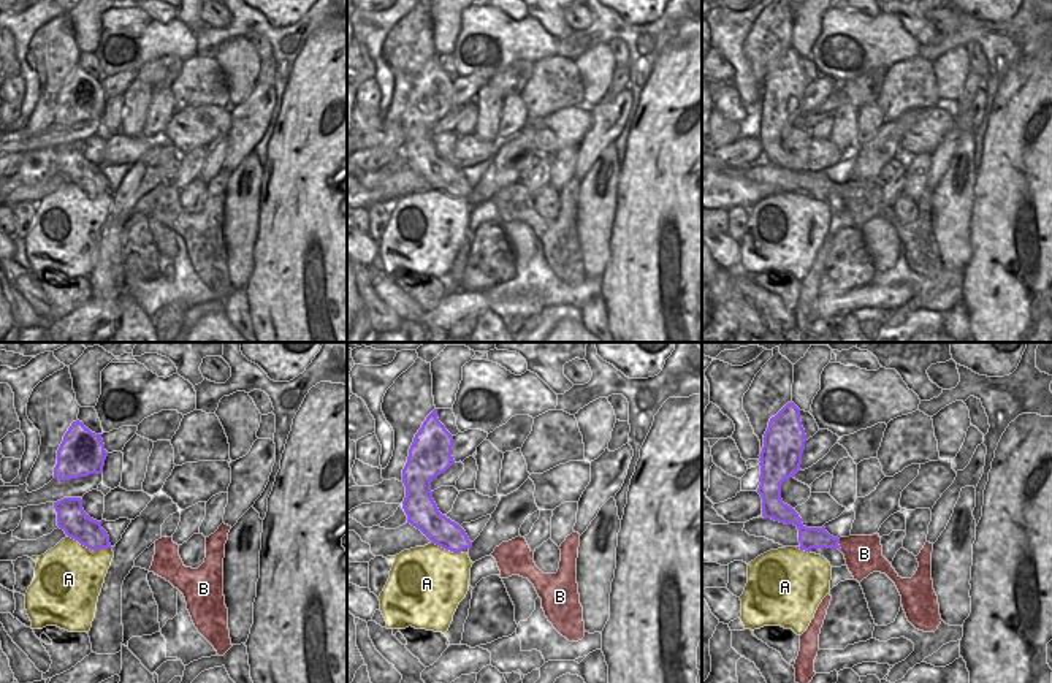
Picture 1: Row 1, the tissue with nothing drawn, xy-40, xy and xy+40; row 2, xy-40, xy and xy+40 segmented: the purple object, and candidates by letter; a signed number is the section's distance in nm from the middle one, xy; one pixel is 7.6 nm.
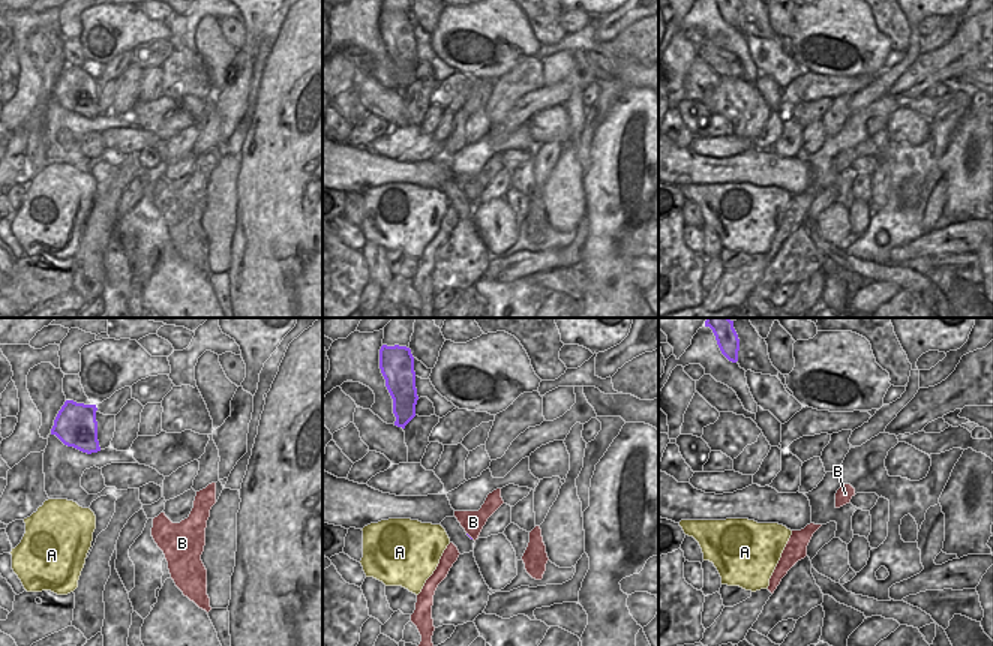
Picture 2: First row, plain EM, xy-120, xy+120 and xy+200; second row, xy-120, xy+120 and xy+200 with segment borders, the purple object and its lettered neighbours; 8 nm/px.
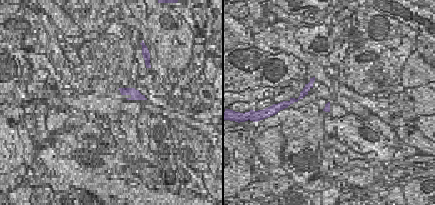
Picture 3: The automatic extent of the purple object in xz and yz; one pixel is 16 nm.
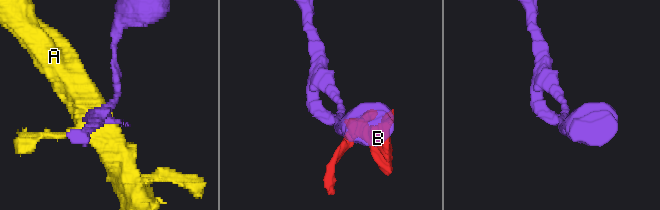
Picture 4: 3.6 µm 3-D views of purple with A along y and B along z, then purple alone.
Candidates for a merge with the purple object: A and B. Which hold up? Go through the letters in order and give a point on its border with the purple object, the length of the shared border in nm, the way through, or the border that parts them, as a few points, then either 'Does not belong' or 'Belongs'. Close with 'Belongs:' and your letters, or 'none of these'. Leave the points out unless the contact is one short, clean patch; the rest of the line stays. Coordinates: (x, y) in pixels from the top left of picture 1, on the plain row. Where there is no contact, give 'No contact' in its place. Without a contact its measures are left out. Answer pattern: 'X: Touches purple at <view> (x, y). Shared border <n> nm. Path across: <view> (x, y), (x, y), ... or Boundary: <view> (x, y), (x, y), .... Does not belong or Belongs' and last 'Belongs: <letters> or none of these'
A: Touches purple at xy-40 (89, 192). Shared border 360 nm. Boundary: xy-40 (67, 179), (91, 194), (111, 194). Does not belong
B: Touches purple at xy+40 (838, 190). Shared border 100 nm. Boundary: xy+40 (838, 184), (842, 195). Does not belong
Belongs: none of these.

